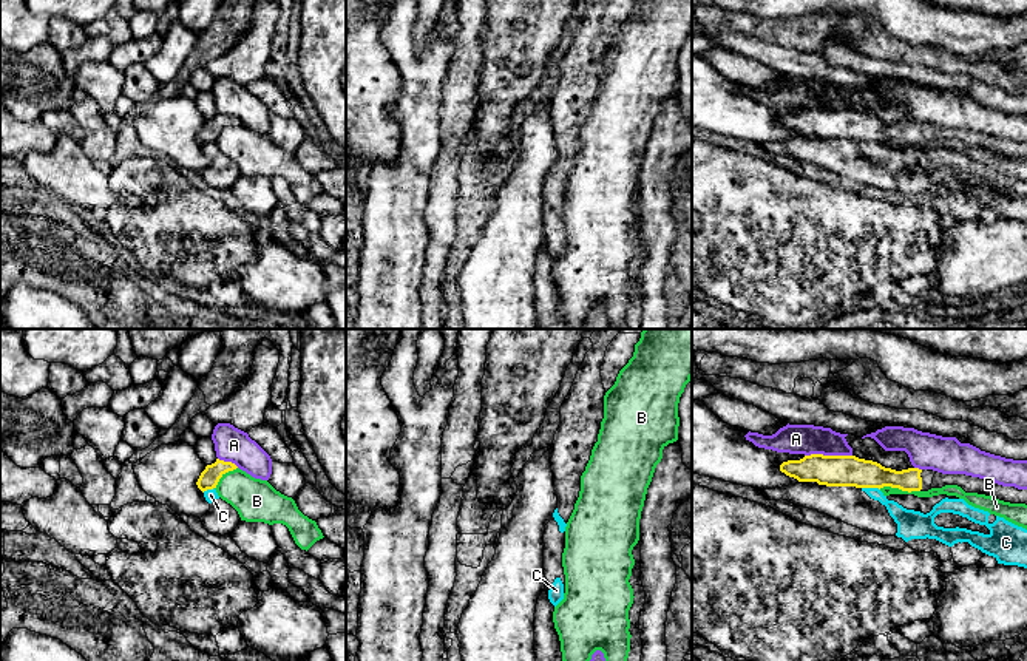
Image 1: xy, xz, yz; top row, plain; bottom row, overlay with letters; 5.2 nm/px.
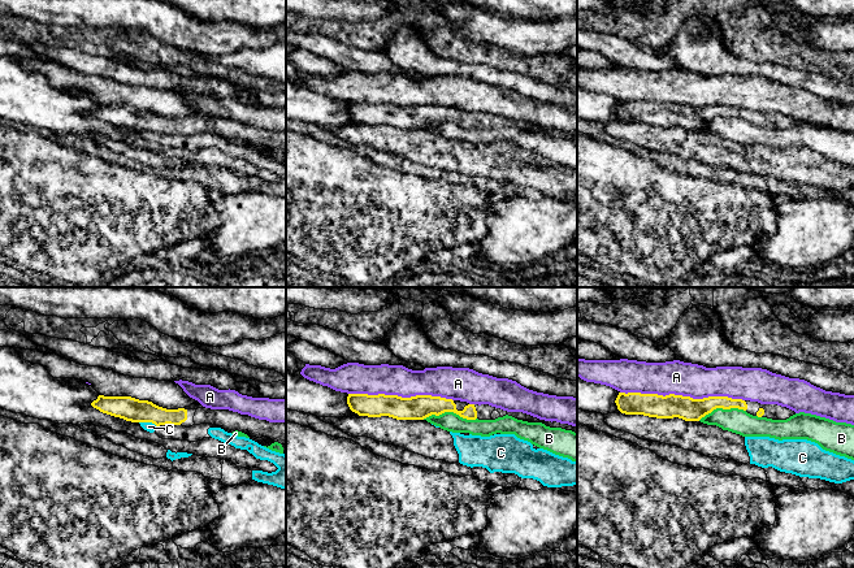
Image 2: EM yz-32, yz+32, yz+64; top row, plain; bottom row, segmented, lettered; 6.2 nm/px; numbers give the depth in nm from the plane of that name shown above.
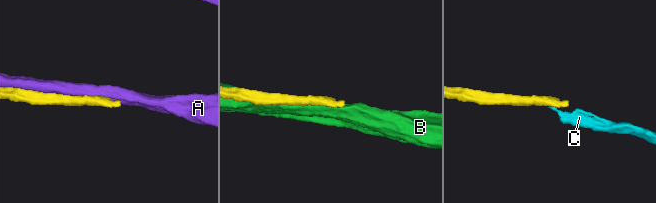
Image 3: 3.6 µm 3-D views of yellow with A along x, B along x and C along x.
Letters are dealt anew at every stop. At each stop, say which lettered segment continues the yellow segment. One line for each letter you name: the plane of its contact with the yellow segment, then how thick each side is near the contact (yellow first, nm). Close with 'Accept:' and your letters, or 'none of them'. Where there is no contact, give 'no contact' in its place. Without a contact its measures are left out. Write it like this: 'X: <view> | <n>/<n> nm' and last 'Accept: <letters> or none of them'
Accept: none of them

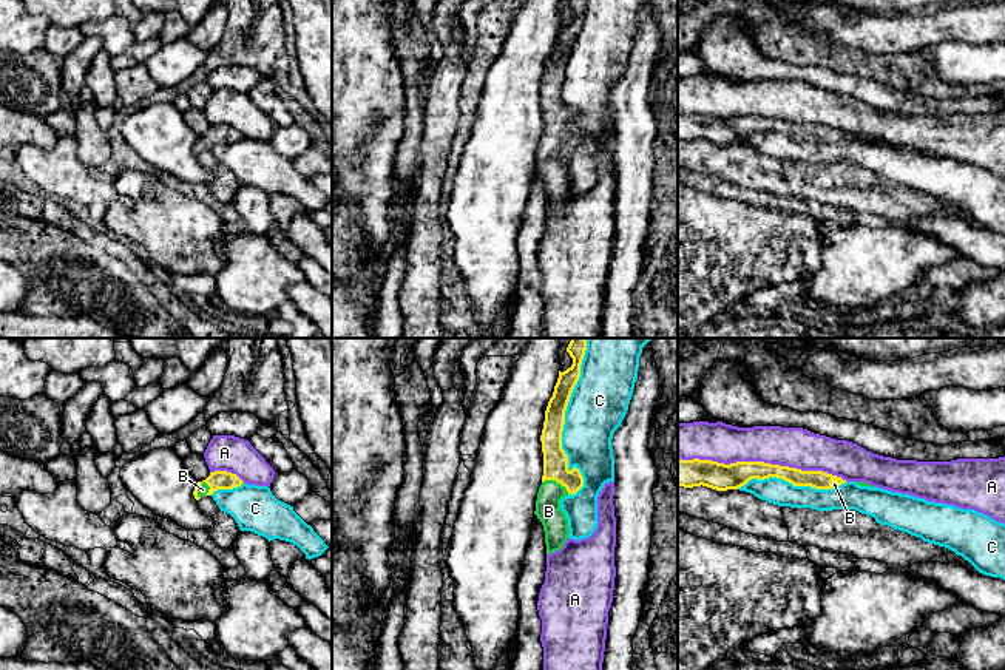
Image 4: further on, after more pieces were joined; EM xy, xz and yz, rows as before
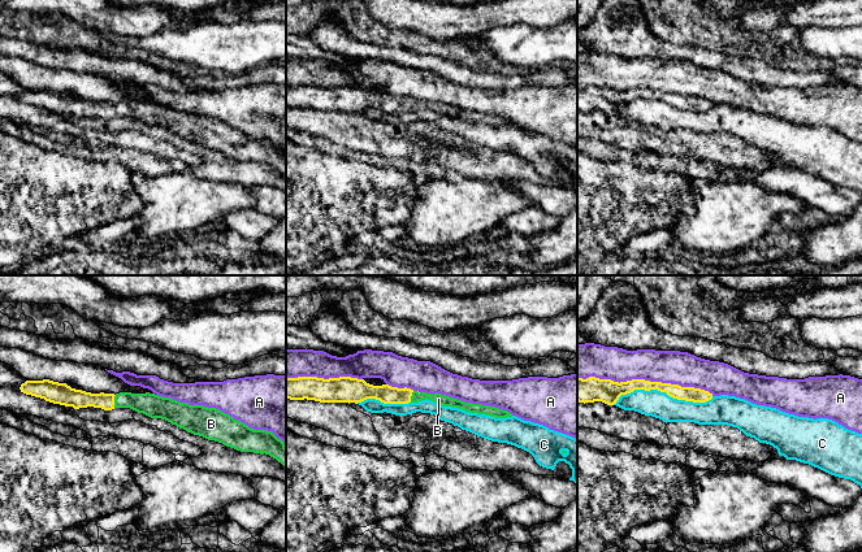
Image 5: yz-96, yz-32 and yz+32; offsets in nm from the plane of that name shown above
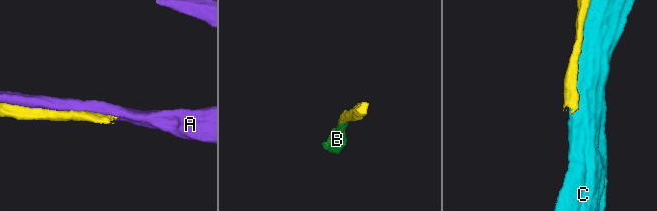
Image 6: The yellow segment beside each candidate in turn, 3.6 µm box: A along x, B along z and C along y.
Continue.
B: xz | 130/130 nm
Accept: B

